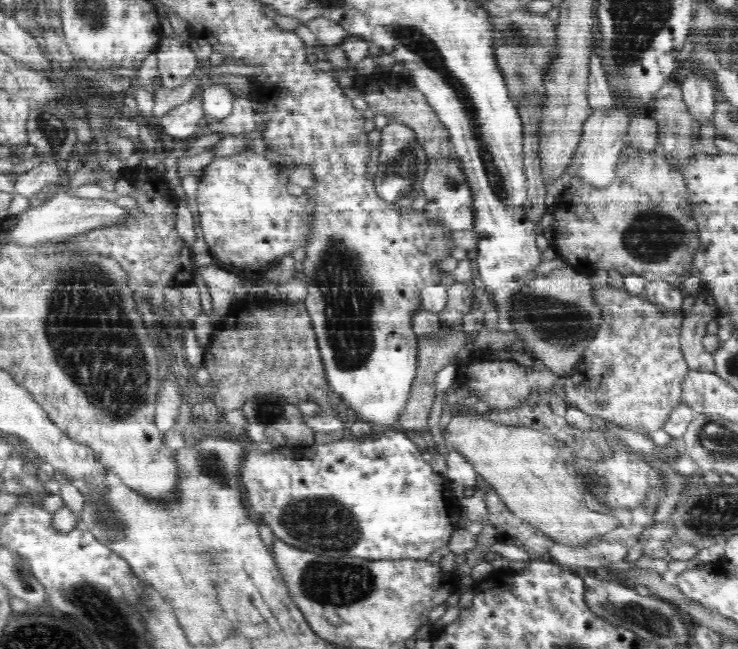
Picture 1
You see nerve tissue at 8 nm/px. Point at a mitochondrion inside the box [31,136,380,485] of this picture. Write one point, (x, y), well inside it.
(92, 339)

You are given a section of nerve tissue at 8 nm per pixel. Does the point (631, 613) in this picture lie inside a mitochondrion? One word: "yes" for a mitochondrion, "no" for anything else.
yes

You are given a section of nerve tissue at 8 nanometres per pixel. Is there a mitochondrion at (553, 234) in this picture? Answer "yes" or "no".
no

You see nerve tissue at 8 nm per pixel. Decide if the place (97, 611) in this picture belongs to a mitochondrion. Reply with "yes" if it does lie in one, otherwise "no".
yes

